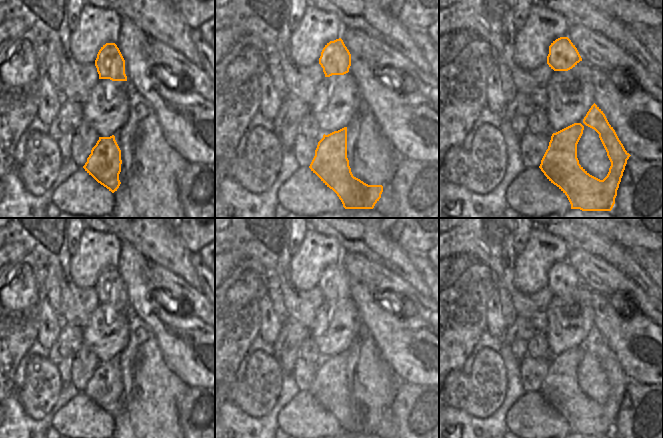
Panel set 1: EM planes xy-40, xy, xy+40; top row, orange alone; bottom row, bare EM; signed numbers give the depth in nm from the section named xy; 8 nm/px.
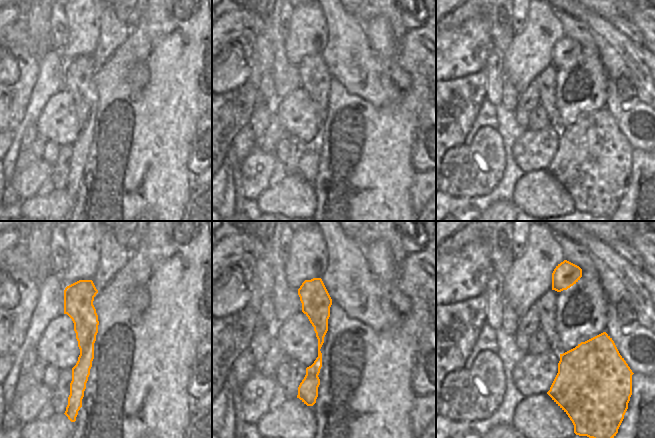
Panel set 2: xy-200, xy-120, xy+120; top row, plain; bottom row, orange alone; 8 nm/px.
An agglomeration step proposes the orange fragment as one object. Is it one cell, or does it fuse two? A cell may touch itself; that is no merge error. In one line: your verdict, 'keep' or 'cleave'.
cleave

